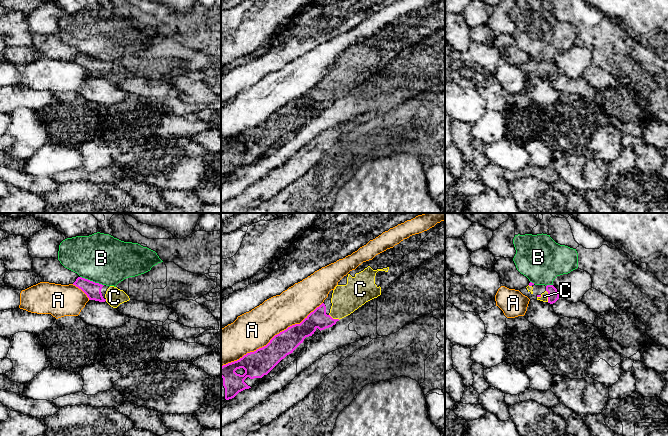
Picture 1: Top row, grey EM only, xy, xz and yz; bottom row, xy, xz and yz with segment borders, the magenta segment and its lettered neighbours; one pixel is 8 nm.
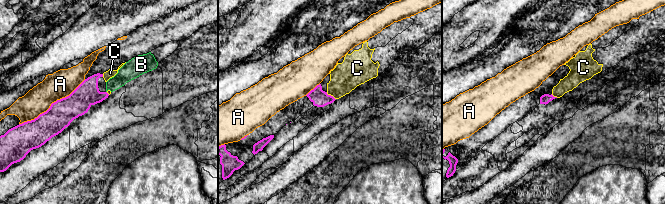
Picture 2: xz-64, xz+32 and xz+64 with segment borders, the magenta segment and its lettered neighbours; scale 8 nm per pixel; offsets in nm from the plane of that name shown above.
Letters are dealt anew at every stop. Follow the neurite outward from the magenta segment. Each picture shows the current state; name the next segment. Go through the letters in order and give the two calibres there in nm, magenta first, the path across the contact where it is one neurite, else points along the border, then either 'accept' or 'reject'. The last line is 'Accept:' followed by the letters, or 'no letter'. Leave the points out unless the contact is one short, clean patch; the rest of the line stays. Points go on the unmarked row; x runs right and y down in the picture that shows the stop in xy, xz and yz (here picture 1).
A: 220/300 nm | reject
B: 130/400 nm | along xy (80, 52), (103, 61) | reject
C: 90/60 nm | across yz (553, 71), (548, 72), (544, 72) | accept
Accept: C

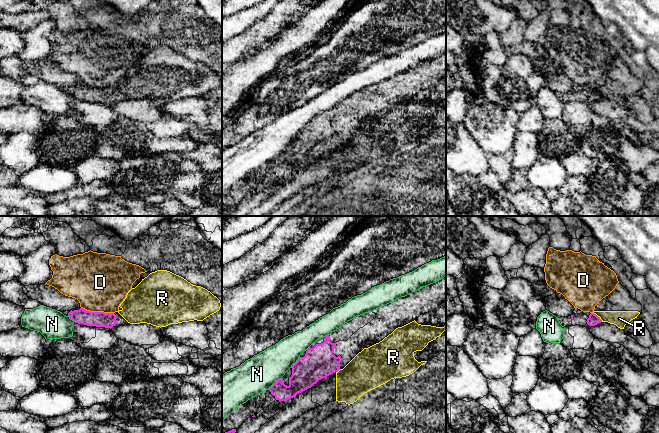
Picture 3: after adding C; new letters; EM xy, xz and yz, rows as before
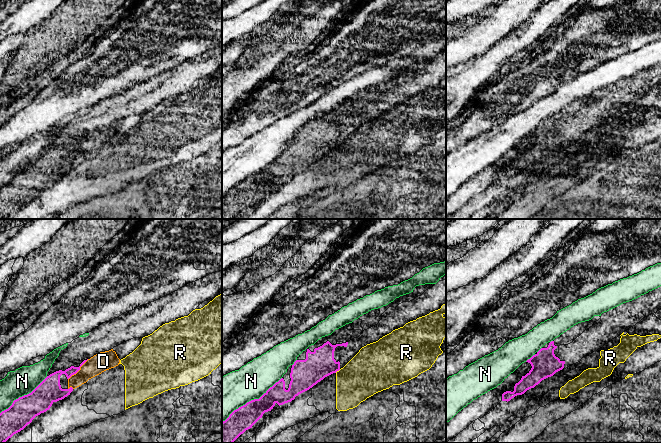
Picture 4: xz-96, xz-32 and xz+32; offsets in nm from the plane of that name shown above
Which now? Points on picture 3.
D: 130/460 nm | along xy (81, 83), (91, 87), (113, 89) | reject
N: 200/280 nm | reject
R: 90/130 nm | along yz (593, 88), (602, 97) | reject
Accept: no letter

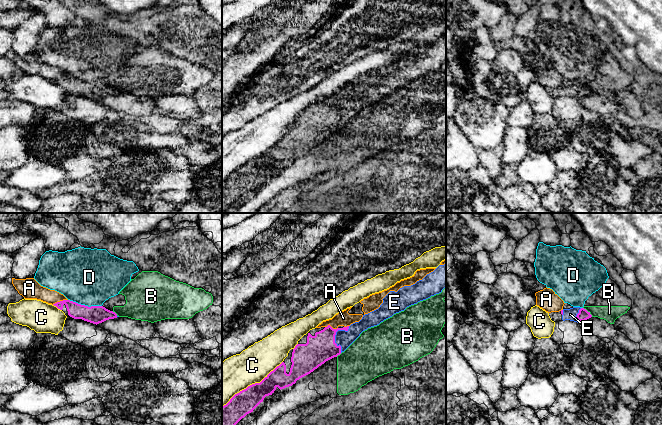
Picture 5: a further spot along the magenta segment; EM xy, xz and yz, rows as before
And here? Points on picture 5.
A: 130/150 nm | reject
B: 90/130 nm | along yz (583, 83), (592, 92) | reject
C: 190/300 nm | reject
D: 140/460 nm | along xy (68, 75), (88, 82), (101, 82) | reject
E: 220/130 nm | across xz (320, 124), (334, 112), (343, 114) | accept
Accept: E

